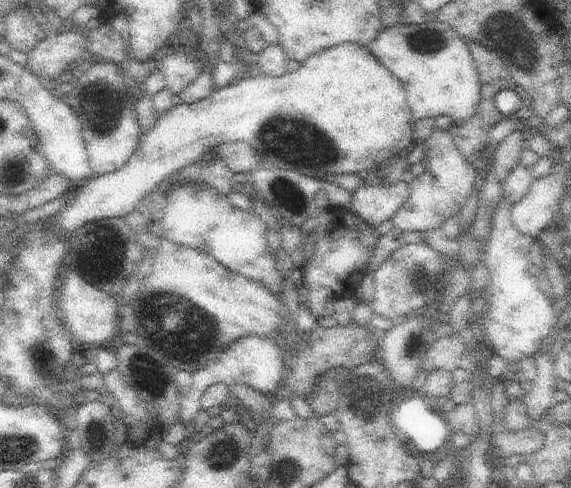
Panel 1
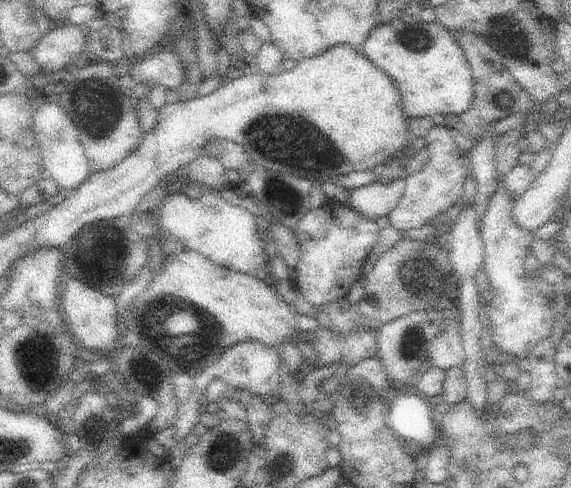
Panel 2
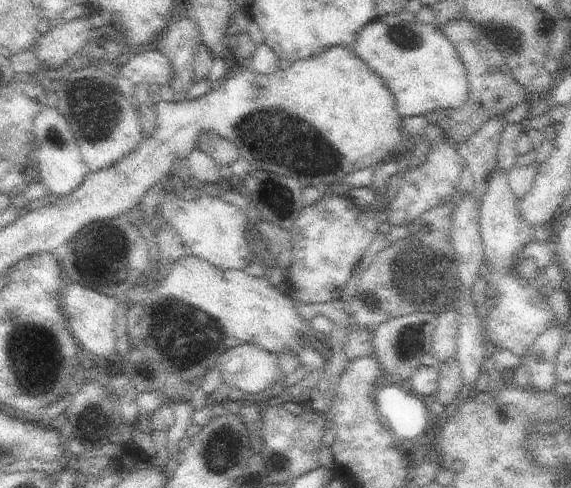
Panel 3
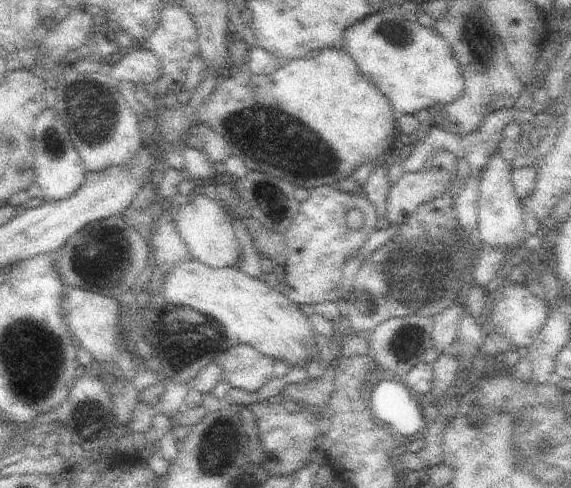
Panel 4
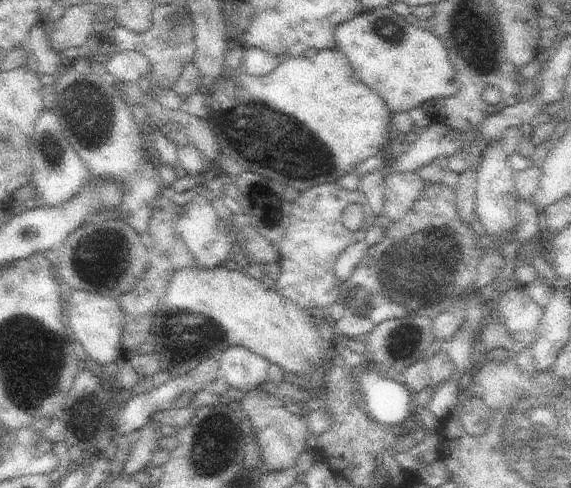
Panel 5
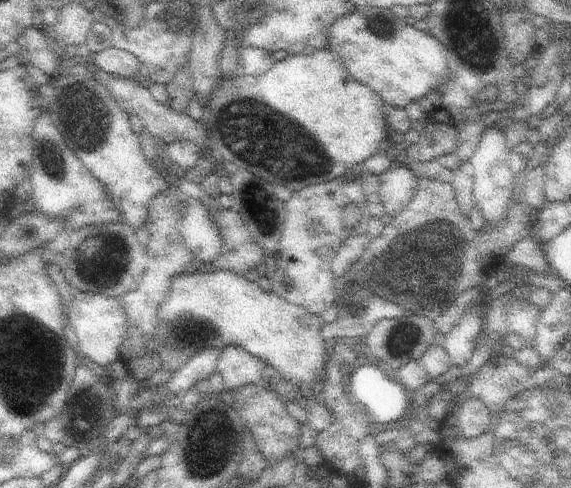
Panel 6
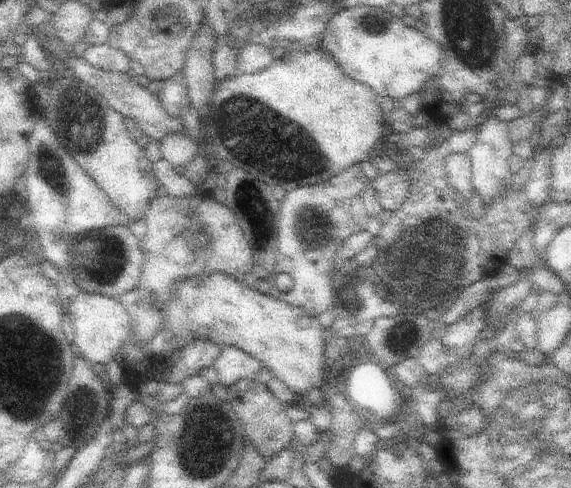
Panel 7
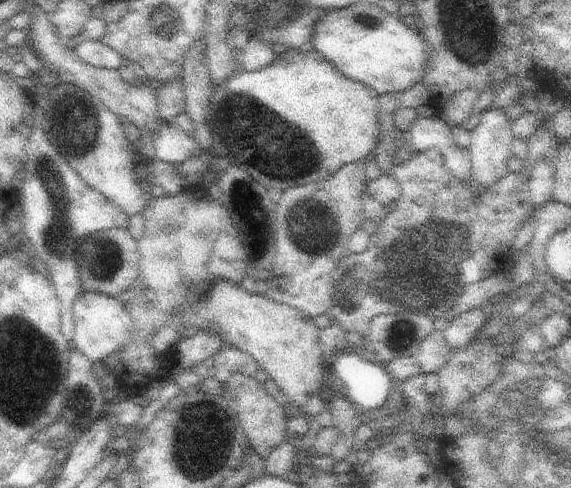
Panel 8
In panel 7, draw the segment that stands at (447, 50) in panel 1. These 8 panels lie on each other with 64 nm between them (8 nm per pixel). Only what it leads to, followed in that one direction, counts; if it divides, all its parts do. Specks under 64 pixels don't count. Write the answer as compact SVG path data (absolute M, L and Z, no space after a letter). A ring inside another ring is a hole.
M355 6L335 14L323 32L319 48L331 52L349 78L367 84L377 96L393 100L395 106L401 106L399 102L405 96L421 92L431 78L443 74L443 48L425 32L405 26L399 16L381 8Z

